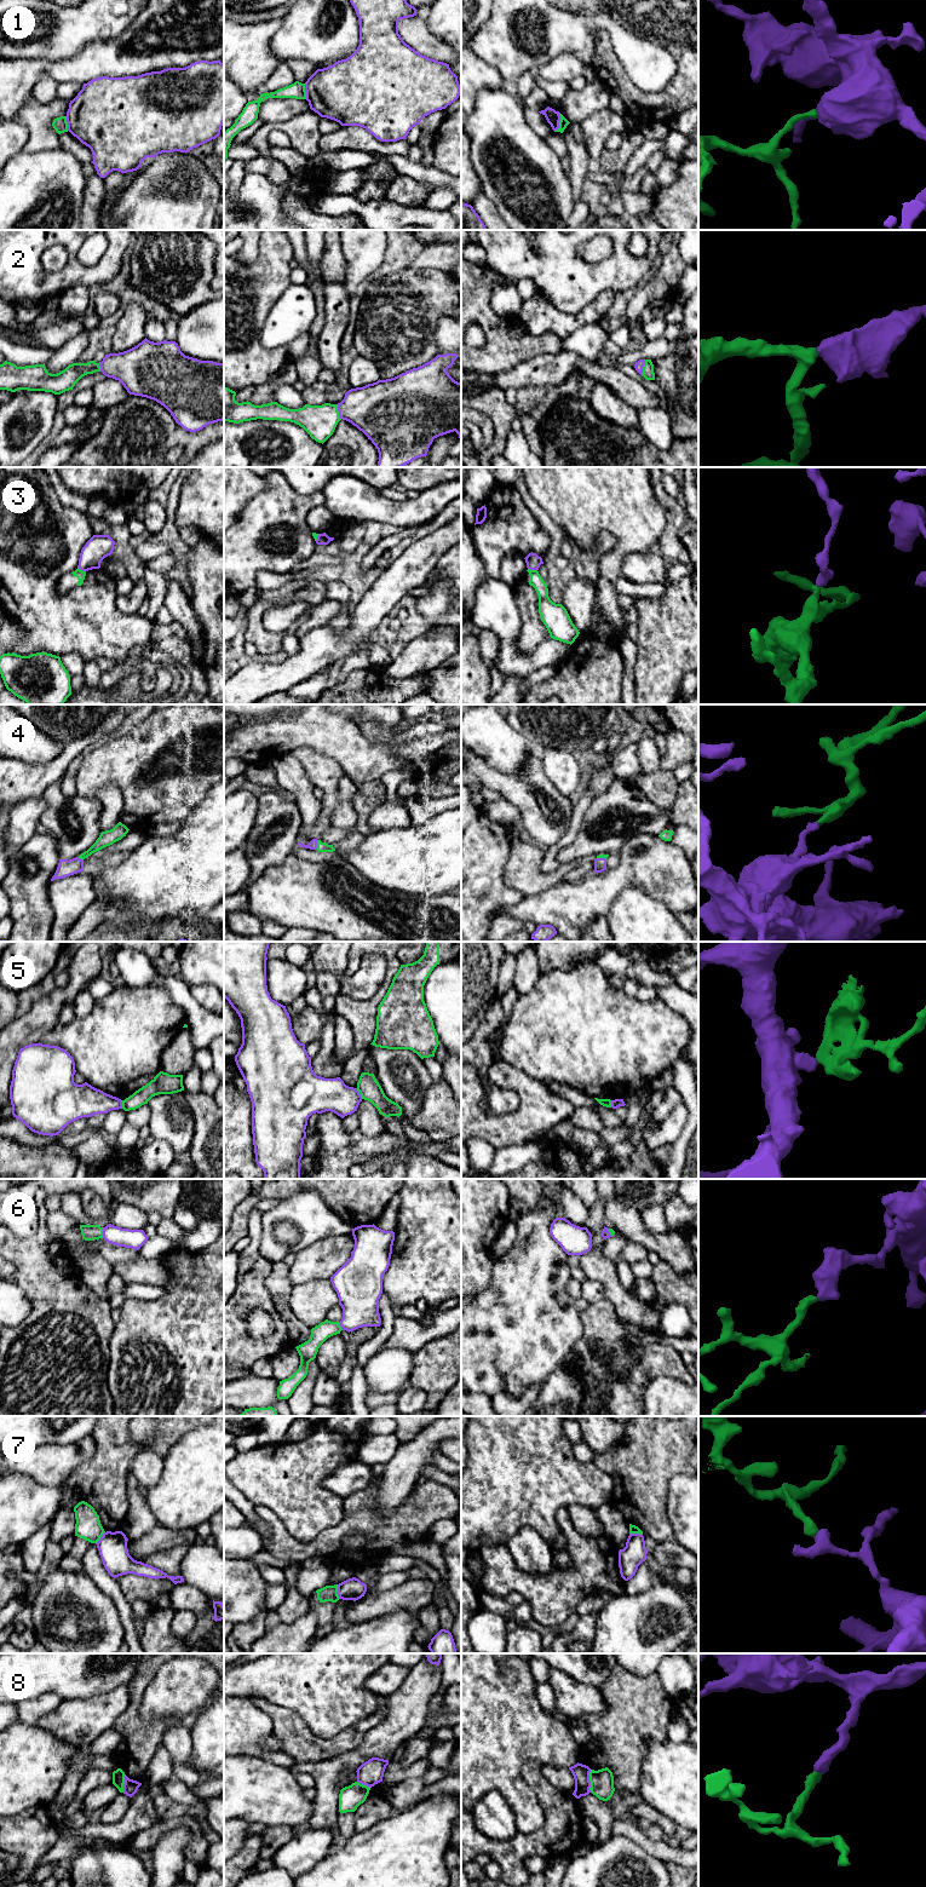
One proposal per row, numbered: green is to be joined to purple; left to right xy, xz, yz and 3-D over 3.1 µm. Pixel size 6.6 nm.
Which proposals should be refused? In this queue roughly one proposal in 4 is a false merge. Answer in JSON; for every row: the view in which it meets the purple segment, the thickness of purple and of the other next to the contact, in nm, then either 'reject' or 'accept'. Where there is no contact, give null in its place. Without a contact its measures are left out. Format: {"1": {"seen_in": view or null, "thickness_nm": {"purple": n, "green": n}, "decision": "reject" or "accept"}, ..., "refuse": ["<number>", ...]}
{"1": {"seen_in": "yz", "thickness_nm": {"purple": 90, "green": 60}, "decision": "reject"}, "2": {"seen_in": "yz", "thickness_nm": {"purple": 60, "green": 80}, "decision": "accept"}, "3": {"seen_in": "yz", "thickness_nm": {"purple": 100, "green": 100}, "decision": "reject"}, "4": {"seen_in": "xz", "thickness_nm": {"purple": 60, "green": 60}, "decision": "accept"}, "5": {"seen_in": "xz", "thickness_nm": {"purple": 220, "green": 140}, "decision": "reject"}, "6": {"seen_in": "xy", "thickness_nm": {"purple": 130, "green": 110}, "decision": "accept"}, "7": {"seen_in": "xz", "thickness_nm": {"purple": 140, "green": 110}, "decision": "reject"}, "8": {"seen_in": "yz", "thickness_nm": {"purple": 110, "green": 160}, "decision": "reject"}, "refuse": ["1", "3", "5", "7", "8"]}

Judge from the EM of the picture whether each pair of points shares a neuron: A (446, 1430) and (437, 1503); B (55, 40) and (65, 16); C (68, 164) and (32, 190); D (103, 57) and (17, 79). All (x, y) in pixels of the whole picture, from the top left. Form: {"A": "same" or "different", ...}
{"A": "different", "B": "same", "C": "same", "D": "same"}

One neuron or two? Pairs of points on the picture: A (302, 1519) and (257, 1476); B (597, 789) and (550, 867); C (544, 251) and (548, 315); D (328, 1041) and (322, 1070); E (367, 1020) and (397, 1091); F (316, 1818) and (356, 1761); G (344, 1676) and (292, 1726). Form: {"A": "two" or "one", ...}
{"A": "one", "B": "two", "C": "two", "D": "one", "E": "two", "F": "one", "G": "two"}

